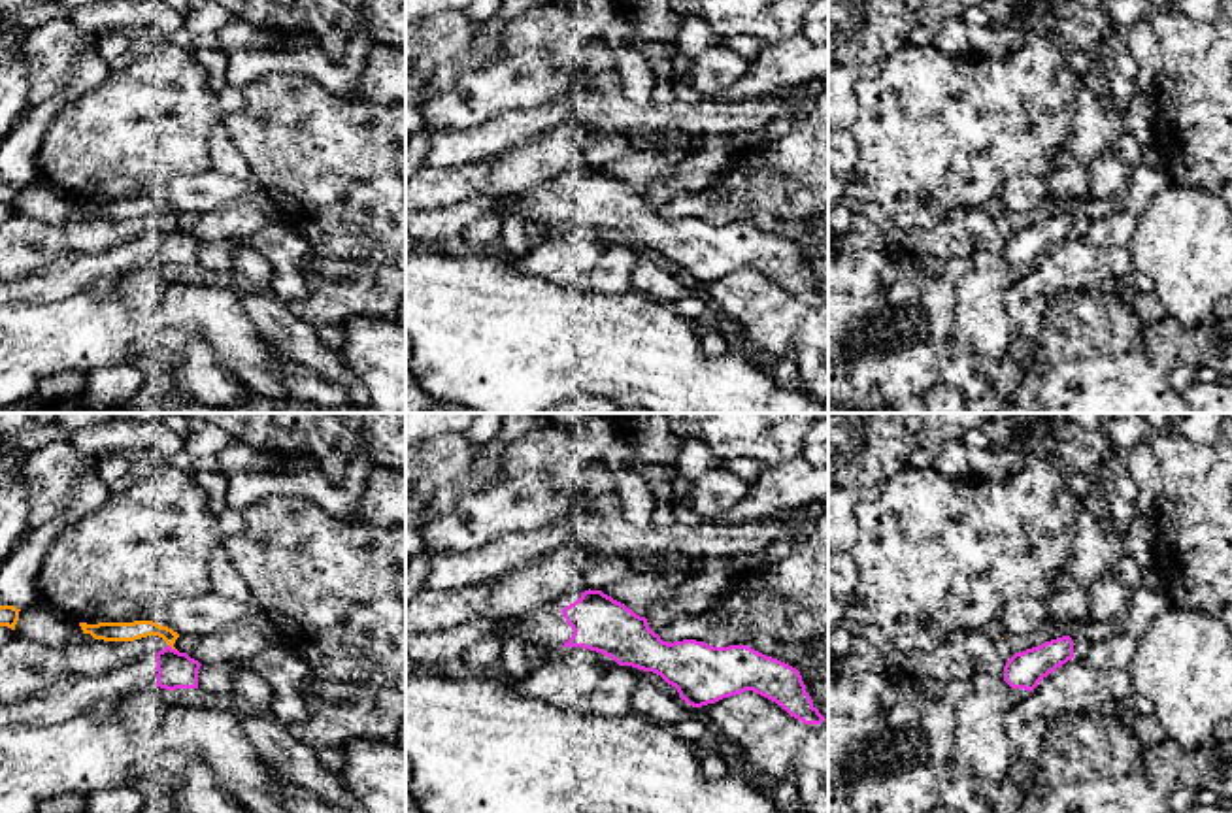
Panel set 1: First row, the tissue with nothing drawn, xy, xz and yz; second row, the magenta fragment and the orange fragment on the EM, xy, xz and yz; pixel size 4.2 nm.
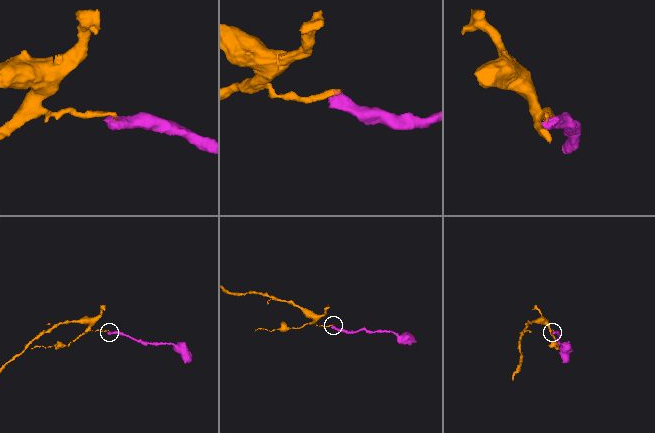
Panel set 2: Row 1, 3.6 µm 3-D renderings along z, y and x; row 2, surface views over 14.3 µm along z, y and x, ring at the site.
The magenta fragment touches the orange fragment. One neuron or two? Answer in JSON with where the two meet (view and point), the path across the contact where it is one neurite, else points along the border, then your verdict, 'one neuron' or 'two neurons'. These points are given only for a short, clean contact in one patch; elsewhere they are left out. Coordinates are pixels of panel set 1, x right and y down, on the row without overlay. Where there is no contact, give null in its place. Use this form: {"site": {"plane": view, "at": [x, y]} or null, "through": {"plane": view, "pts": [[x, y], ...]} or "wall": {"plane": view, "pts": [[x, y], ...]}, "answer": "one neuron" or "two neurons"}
{"site": {"plane": "xy", "at": [170, 225]}, "answer": "two neurons"}

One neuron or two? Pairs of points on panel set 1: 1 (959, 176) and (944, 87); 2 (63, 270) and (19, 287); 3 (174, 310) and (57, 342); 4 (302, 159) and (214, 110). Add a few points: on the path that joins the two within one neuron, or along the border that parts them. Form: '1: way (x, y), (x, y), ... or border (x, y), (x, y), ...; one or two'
1: way (959, 153), (944, 129), (944, 110); one
2: way (51, 282), (31, 287); one
3: border (161, 317), (172, 323), (191, 323), (202, 338); two
4: border (242, 89), (244, 108), (233, 112), (221, 123); two

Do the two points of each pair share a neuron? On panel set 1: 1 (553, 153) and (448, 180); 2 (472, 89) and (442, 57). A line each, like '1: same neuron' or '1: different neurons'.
1: same neuron
2: different neurons

